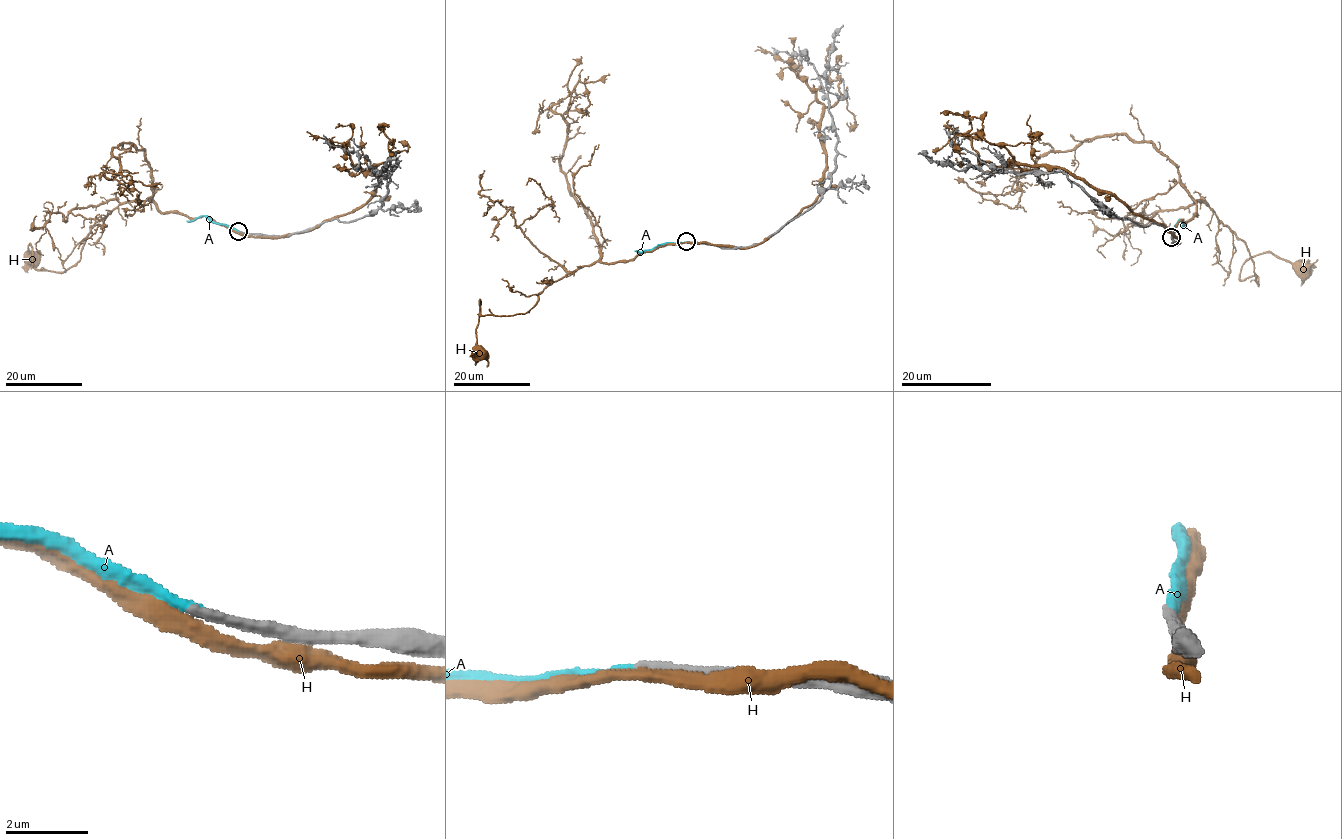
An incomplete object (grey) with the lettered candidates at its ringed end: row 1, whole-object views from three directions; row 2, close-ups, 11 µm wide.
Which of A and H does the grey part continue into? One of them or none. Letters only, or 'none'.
A

